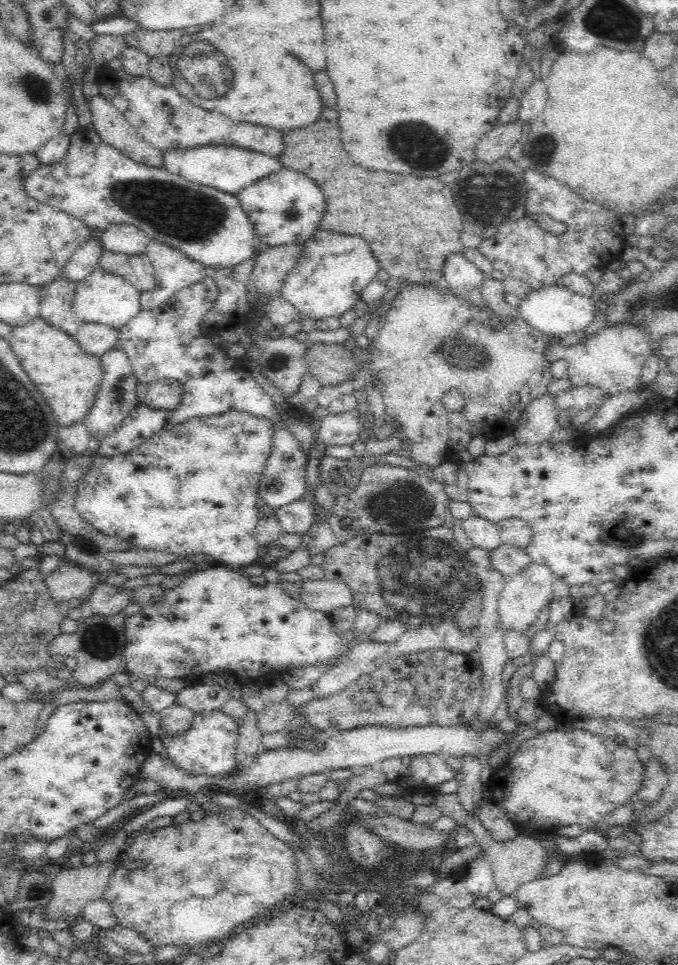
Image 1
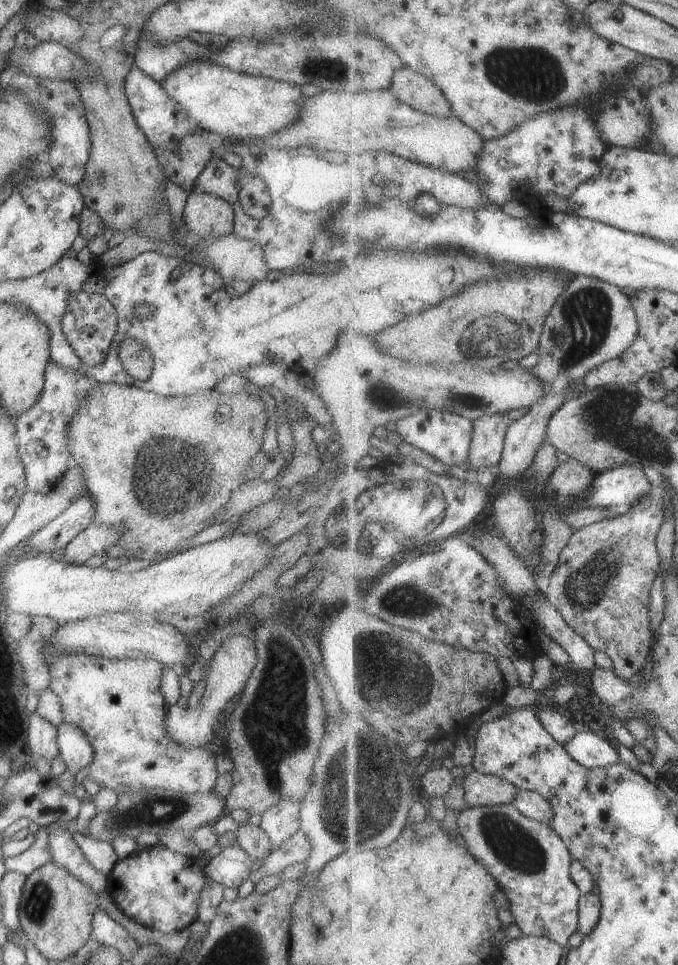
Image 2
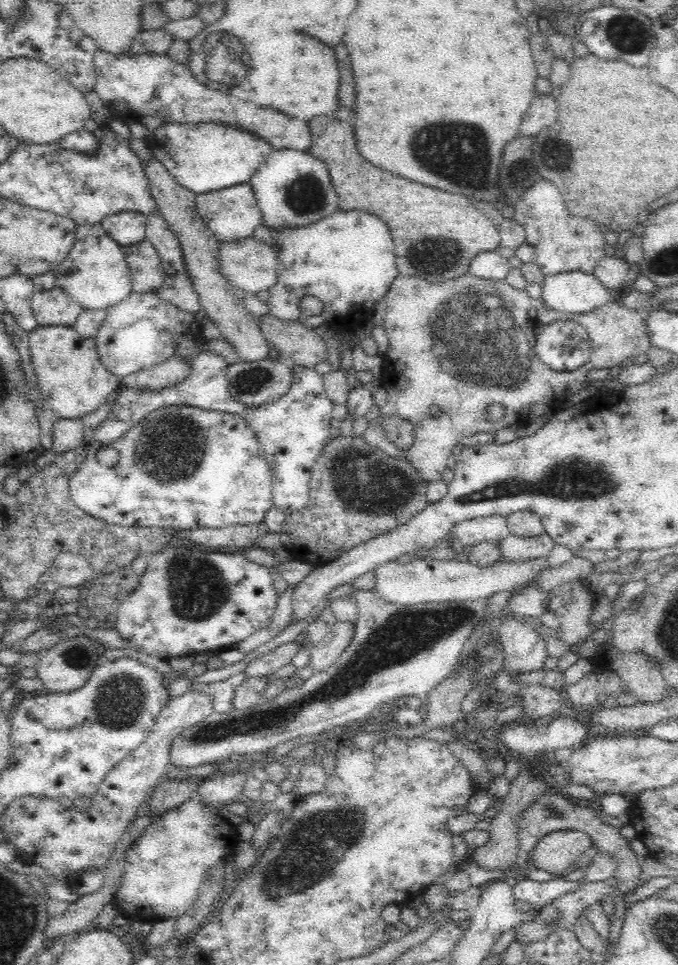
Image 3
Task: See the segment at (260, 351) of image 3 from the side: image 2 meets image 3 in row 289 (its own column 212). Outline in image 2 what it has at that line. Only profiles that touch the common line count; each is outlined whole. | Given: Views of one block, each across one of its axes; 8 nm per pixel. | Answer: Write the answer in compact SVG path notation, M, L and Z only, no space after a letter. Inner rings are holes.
M188 192L182 220L191 234L201 240L215 240L233 232L234 212L231 205L213 194Z

